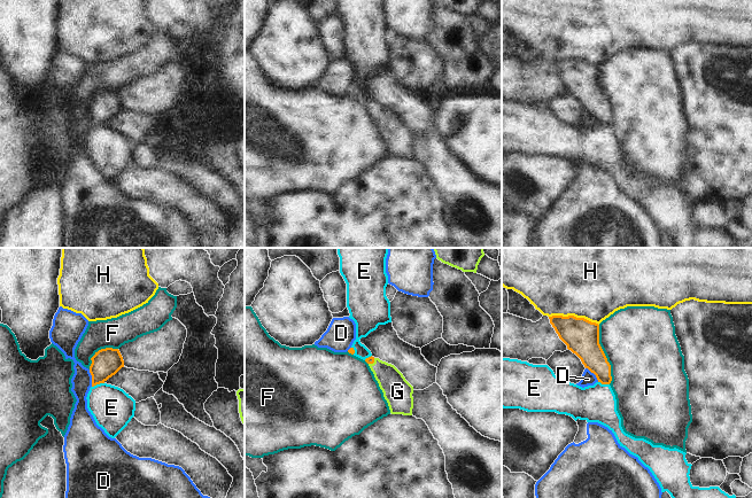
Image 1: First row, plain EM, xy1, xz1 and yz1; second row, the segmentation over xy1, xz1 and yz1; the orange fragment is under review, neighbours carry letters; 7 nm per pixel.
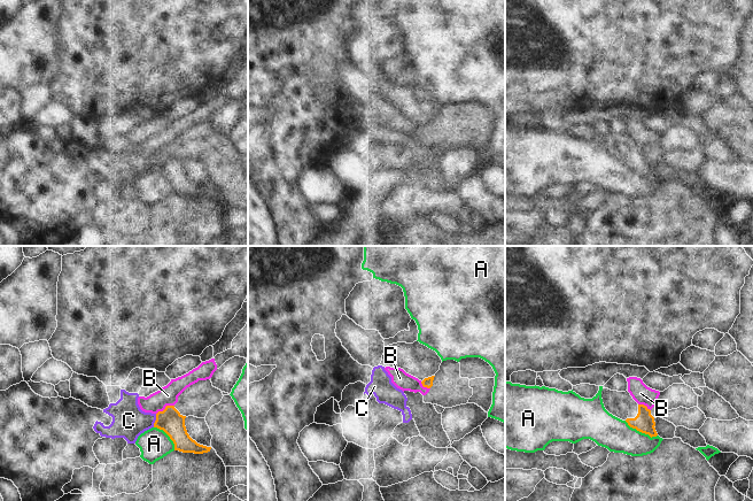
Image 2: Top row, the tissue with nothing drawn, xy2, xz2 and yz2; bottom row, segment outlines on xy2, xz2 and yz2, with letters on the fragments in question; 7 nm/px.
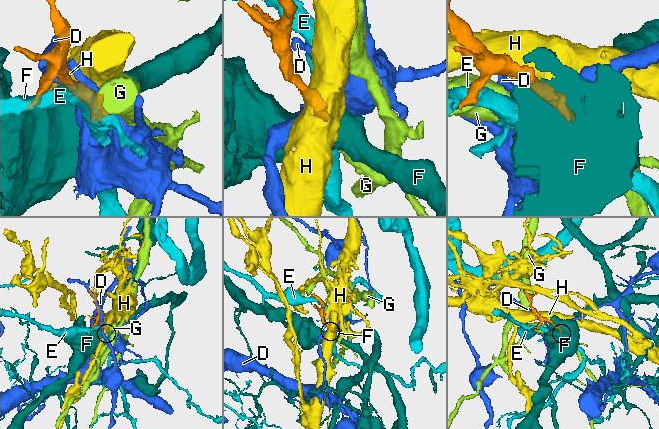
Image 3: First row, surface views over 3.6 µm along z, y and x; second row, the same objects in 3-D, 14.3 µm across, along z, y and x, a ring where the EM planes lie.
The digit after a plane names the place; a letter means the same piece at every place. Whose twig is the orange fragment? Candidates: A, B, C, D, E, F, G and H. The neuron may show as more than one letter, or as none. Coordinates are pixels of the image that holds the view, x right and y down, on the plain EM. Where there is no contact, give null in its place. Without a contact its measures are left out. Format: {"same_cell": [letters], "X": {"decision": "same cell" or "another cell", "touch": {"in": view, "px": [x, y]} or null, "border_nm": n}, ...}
{"same_cell": ["G"], "A": {"decision": "another cell", "touch": {"in": "yz2", "px": [641, 174]}, "border_nm": 260}, "B": {"decision": "another cell", "touch": {"in": "xy2", "px": [165, 151]}, "border_nm": 140}, "C": {"decision": "another cell", "touch": {"in": "xy2", "px": [155, 163]}, "border_nm": 100}, "D": {"decision": "another cell", "touch": {"in": "xy1", "px": [92, 121]}, "border_nm": 120}, "E": {"decision": "another cell", "touch": {"in": "xy1", "px": [98, 126]}, "border_nm": 90}, "F": {"decision": "another cell", "touch": {"in": "yz1", "px": [604, 98]}, "border_nm": 420}, "G": {"decision": "same cell", "touch": {"in": "xz1", "px": [372, 106]}, "border_nm": 60}, "H": {"decision": "another cell", "touch": {"in": "yz1", "px": [573, 59]}, "border_nm": 360}}

